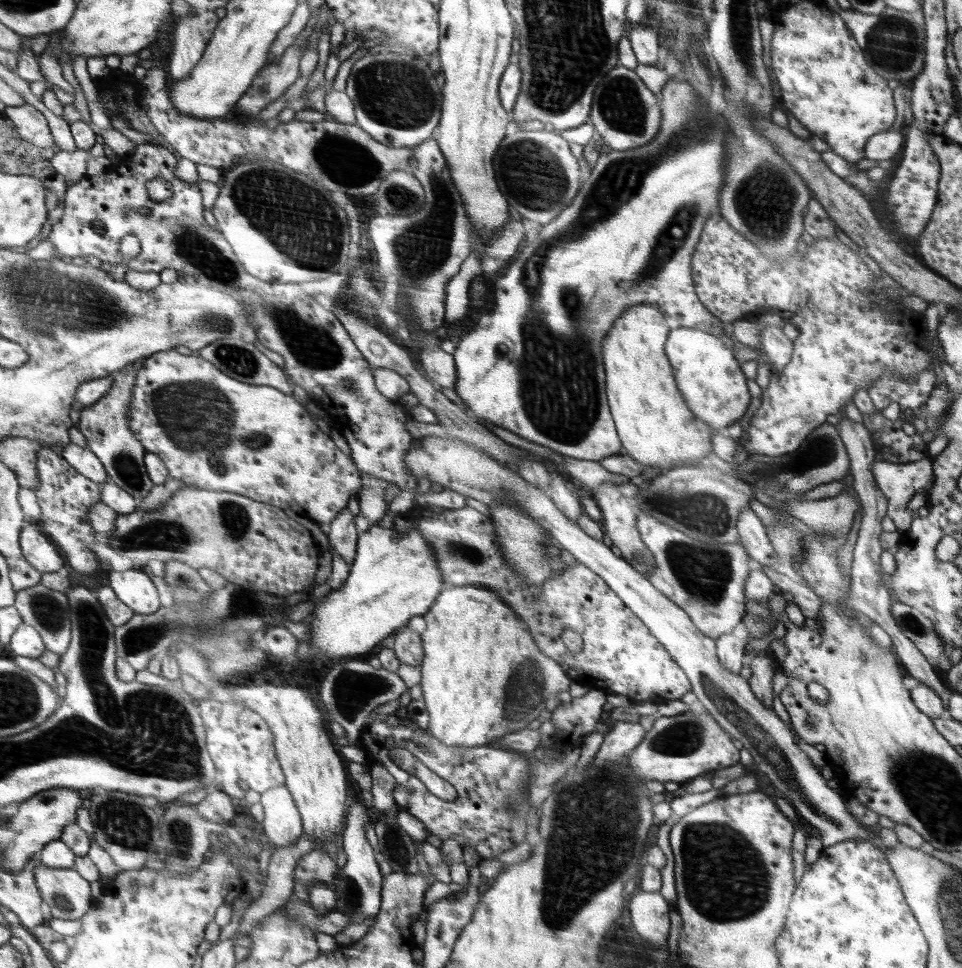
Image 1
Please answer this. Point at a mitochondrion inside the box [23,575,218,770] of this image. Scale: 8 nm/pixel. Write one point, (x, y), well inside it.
(52, 615)

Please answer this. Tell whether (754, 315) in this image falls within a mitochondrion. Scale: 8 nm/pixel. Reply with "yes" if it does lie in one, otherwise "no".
no

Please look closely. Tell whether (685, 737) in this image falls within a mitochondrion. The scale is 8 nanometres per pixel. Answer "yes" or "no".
yes

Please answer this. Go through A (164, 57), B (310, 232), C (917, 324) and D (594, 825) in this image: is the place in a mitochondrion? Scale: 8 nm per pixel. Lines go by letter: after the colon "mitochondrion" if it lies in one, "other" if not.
A: other
B: mitochondrion
C: other
D: mitochondrion

